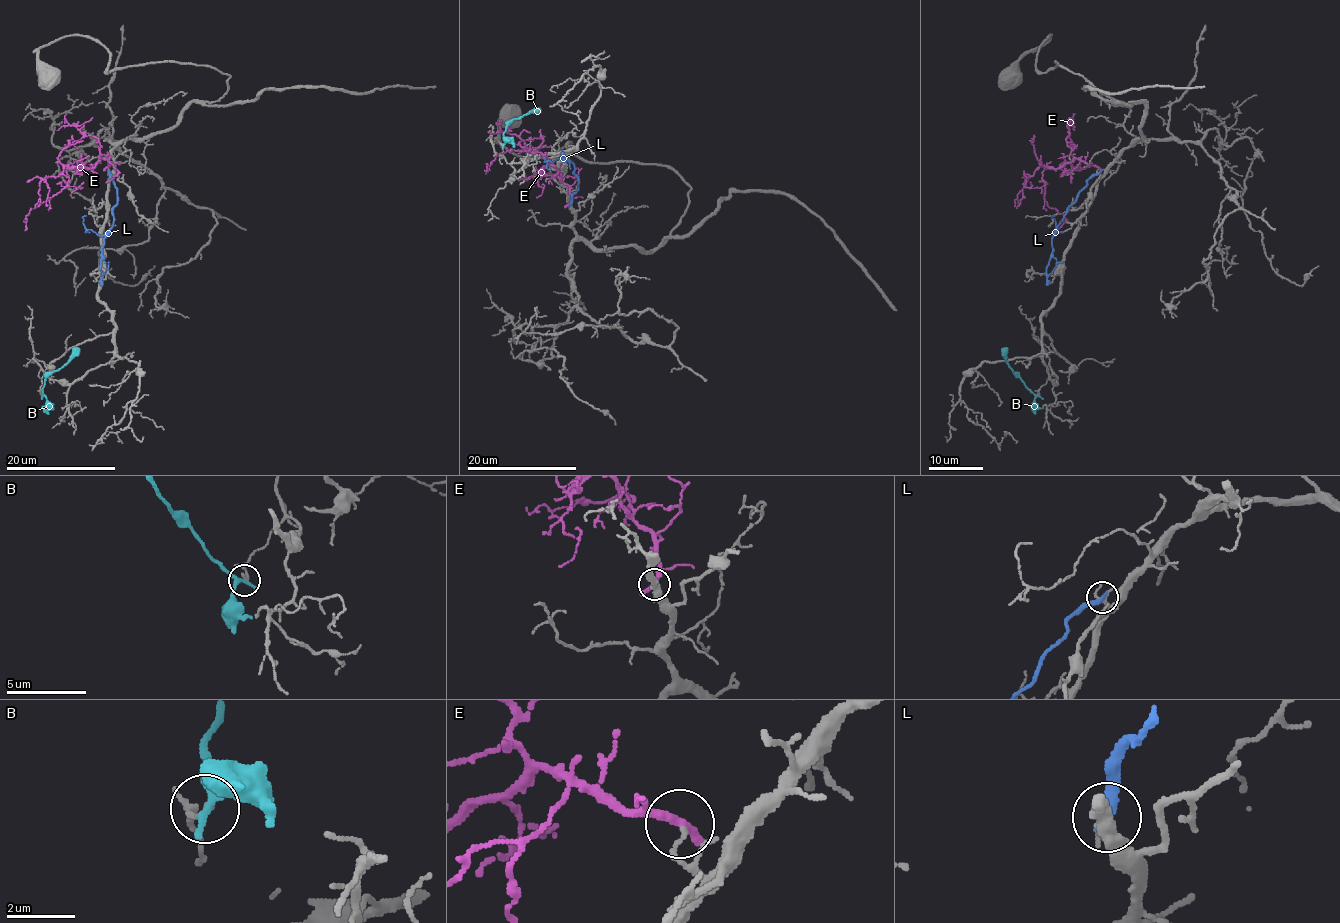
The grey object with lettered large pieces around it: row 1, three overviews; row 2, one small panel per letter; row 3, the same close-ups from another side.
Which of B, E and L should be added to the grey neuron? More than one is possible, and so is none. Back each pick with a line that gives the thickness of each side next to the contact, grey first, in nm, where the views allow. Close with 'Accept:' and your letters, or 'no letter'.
Accept: no letter

